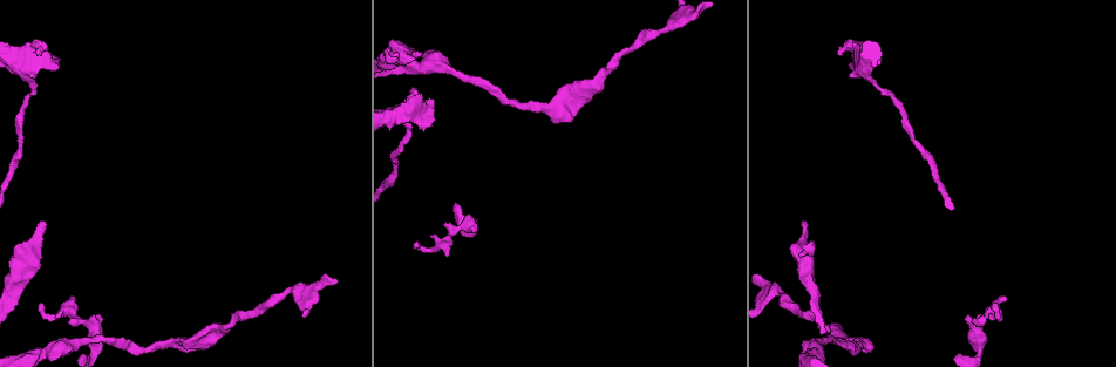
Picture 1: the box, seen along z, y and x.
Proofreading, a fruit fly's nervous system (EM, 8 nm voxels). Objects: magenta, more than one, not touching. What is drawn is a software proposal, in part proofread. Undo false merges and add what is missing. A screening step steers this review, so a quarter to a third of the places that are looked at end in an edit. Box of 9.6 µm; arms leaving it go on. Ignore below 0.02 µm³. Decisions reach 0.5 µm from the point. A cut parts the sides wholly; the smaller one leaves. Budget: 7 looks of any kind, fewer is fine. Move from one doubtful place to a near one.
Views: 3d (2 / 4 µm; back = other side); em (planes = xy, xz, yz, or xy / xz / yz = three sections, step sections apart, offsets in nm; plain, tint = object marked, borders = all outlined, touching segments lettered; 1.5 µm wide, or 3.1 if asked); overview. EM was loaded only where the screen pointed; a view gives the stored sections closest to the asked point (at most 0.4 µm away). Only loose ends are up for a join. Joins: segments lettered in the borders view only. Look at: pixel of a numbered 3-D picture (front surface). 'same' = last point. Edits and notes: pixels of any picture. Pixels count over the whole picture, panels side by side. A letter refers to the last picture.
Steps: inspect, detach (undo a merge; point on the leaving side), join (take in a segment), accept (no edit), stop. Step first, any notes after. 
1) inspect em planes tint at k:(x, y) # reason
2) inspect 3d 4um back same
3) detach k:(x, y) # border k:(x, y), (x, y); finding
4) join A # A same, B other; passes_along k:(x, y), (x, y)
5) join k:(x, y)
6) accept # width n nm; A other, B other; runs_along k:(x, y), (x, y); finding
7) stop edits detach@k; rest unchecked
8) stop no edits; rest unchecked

inspect 3d 2um at 1:(71, 301) # free end

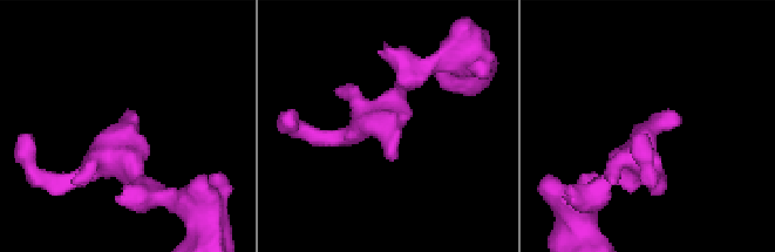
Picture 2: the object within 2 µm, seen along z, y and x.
inspect em planes borders at 2:(678, 124)

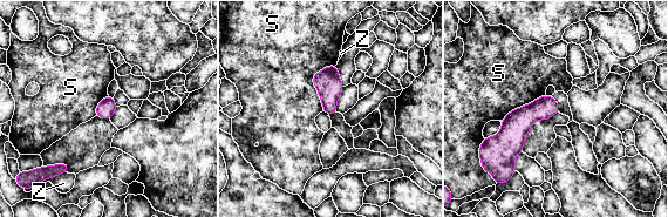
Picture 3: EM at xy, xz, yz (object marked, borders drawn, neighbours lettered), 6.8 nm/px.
accept # longest_contact S 340 nm; S other, Z other; border 3:(335, 63), (312, 76), (324, 110); no lettered segment goes on from it

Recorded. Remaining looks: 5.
inspect em planes tint at 1:(203, 348) # branch stops here

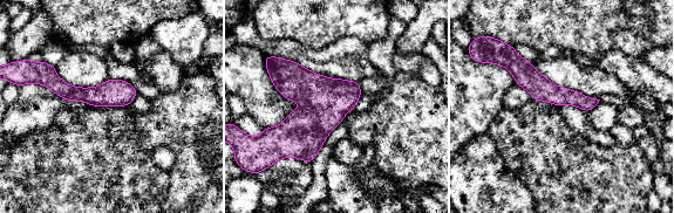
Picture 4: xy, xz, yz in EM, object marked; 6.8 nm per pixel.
inspect em planes borders same

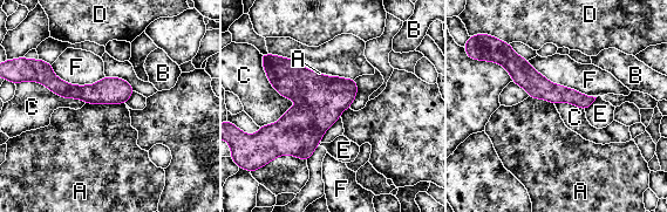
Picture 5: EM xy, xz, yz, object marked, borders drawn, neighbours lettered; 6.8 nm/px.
accept # longest_contact F 500 nm; A other, B other, C other, D other, E other, F other; border 5:(261, 65), (300, 102), (259, 127); no lettered segment goes on from it

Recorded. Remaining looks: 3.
inspect em planes borders at 1:(802, 223) # an open end

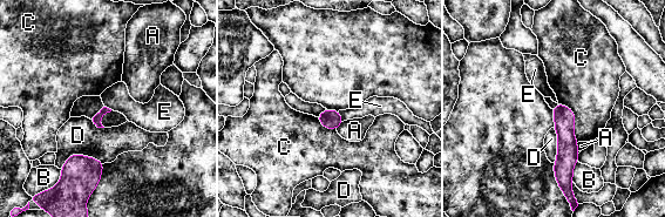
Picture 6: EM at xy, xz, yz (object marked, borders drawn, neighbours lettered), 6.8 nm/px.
accept # A other, B other, C other, D other, E other; runs_along 6:(560, 107), (565, 131), (561, 182); no lettered segment goes on from it

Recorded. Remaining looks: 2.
stop no edits; rest unchecked

